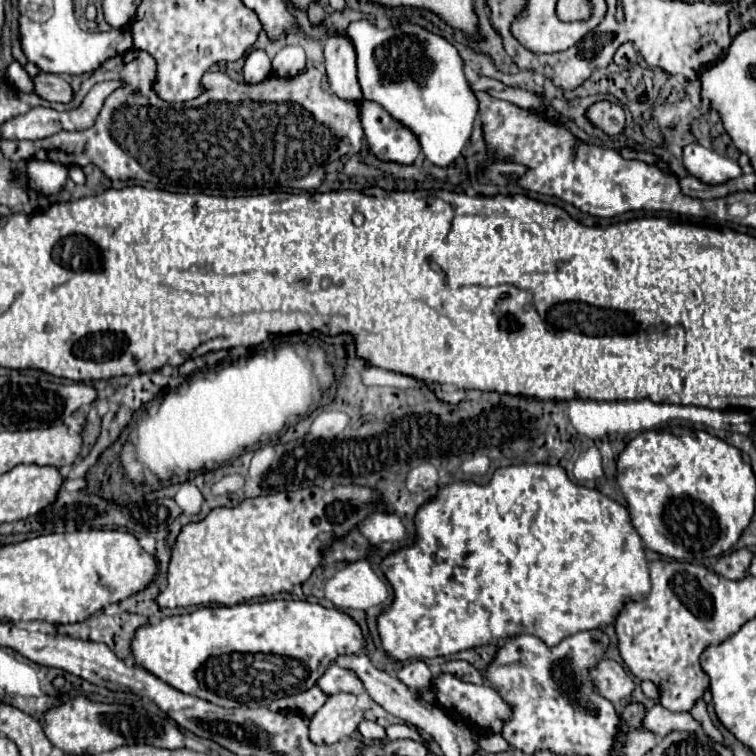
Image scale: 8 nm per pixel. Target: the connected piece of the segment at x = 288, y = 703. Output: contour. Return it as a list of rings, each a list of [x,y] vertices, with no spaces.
[[[313,687],[313,689],[309,689],[301,695],[293,695],[289,699],[279,699],[277,703],[271,705],[271,709],[275,709],[275,711],[293,711],[293,713],[299,713],[299,715],[313,717],[323,707],[325,701],[327,701],[327,695],[319,687]]]

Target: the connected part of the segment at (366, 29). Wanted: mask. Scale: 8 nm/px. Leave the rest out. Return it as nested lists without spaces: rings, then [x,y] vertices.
[[[357,21],[343,33],[351,39],[357,53],[363,99],[379,103],[409,127],[417,135],[429,163],[437,167],[453,165],[471,137],[477,115],[477,101],[463,75],[463,61],[457,49],[415,23],[379,31],[367,21]]]

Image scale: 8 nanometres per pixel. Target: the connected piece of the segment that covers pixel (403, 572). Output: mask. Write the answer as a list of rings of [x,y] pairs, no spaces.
[[[511,465],[505,469],[497,469],[487,485],[477,485],[477,483],[467,483],[467,481],[451,483],[443,487],[435,499],[431,499],[417,511],[415,527],[417,527],[417,543],[389,555],[381,565],[387,581],[393,585],[393,591],[395,591],[393,605],[379,617],[381,643],[391,659],[405,661],[411,657],[427,659],[427,657],[437,657],[437,655],[451,655],[451,653],[459,653],[471,647],[487,645],[491,641],[517,637],[525,633],[537,635],[547,647],[555,647],[557,643],[561,643],[561,639],[569,635],[575,635],[579,631],[603,629],[615,623],[625,603],[641,601],[651,591],[645,547],[641,543],[641,537],[635,533],[631,525],[627,509],[619,505],[617,501],[605,497],[597,489],[587,489],[583,485],[571,483],[565,471],[557,465]]]

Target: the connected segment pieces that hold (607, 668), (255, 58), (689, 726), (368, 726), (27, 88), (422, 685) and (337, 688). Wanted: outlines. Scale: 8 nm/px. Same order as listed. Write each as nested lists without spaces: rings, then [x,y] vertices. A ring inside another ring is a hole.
[[[601,659],[595,667],[589,669],[589,677],[595,683],[595,691],[611,703],[629,699],[633,695],[633,679],[613,659]]]
[[[253,49],[247,59],[245,59],[245,81],[247,83],[259,83],[261,79],[265,79],[265,75],[271,75],[271,59],[267,57],[265,51],[261,49]]]
[[[659,703],[651,707],[641,721],[641,729],[655,733],[657,737],[667,737],[673,731],[687,731],[693,733],[699,729],[699,723],[689,713],[671,713]]]
[[[363,719],[361,725],[359,725],[359,731],[361,731],[361,735],[363,735],[367,741],[375,741],[375,739],[377,739],[377,741],[387,741],[385,729],[383,729],[381,725],[373,723],[373,721]]]
[[[11,61],[11,63],[9,63],[9,67],[7,67],[7,79],[9,79],[11,85],[17,87],[19,91],[25,91],[25,93],[31,93],[31,91],[33,91],[31,77],[23,71],[23,67],[21,67],[17,61]]]
[[[409,661],[397,671],[397,679],[413,691],[423,691],[431,683],[431,671],[423,661]]]
[[[339,665],[329,667],[329,671],[325,671],[325,675],[317,681],[317,685],[327,693],[327,695],[335,695],[335,693],[365,693],[365,687],[361,683],[361,679],[357,679],[355,671],[343,669]]]

